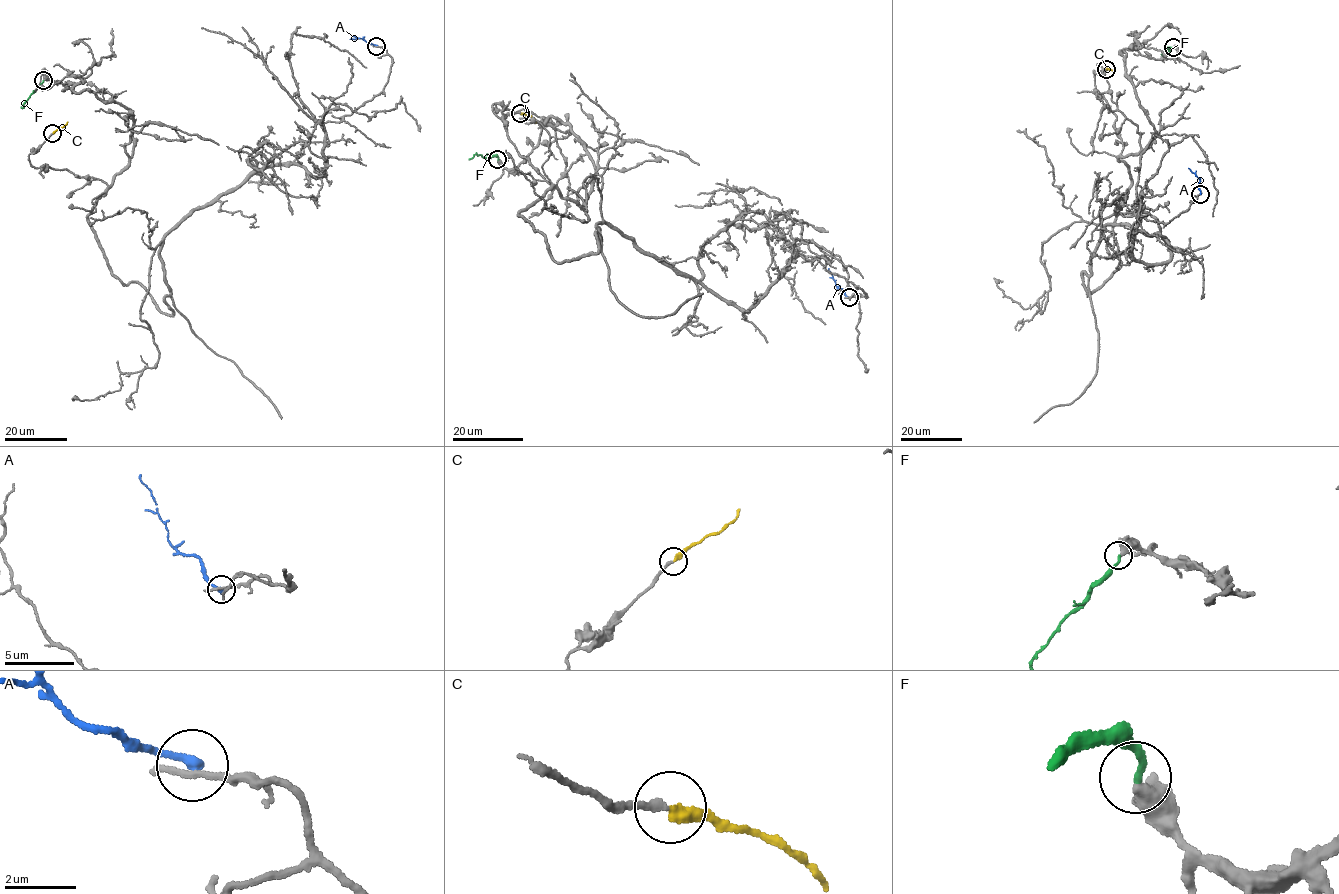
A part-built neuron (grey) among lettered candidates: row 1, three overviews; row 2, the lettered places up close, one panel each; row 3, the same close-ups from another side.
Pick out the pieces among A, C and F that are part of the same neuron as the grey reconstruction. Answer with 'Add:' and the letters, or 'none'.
Add: C

